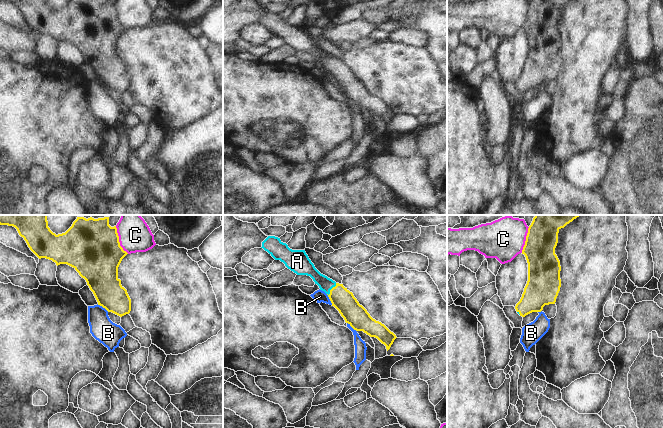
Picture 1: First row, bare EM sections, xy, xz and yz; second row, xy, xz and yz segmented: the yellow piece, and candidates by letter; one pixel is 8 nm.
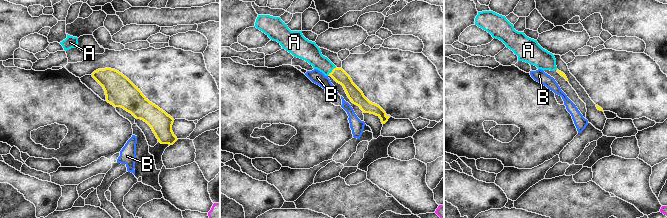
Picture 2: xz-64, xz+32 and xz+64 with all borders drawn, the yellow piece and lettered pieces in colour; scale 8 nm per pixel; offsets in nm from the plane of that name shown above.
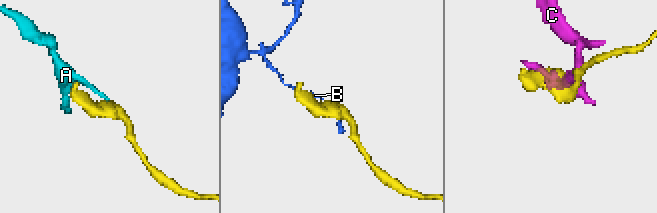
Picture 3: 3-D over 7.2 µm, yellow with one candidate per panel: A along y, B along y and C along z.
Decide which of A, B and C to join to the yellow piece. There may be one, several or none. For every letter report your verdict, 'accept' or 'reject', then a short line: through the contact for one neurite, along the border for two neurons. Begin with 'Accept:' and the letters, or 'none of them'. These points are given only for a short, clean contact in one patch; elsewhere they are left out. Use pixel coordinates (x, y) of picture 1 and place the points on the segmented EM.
Accept: A
A: accept | xz (343, 300), (331, 289), (325, 284)
B: reject | xy (97, 304), (108, 311)
C: reject

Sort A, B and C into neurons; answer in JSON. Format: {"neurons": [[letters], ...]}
{"neurons": [["A"], ["B"], ["C"]]}

